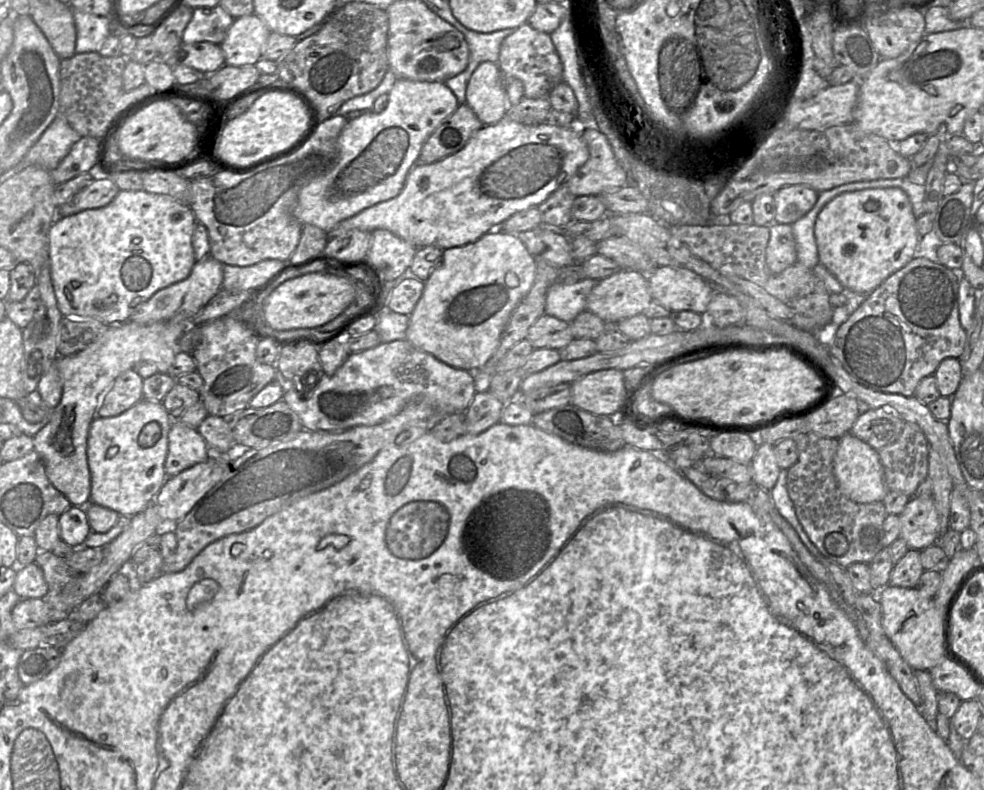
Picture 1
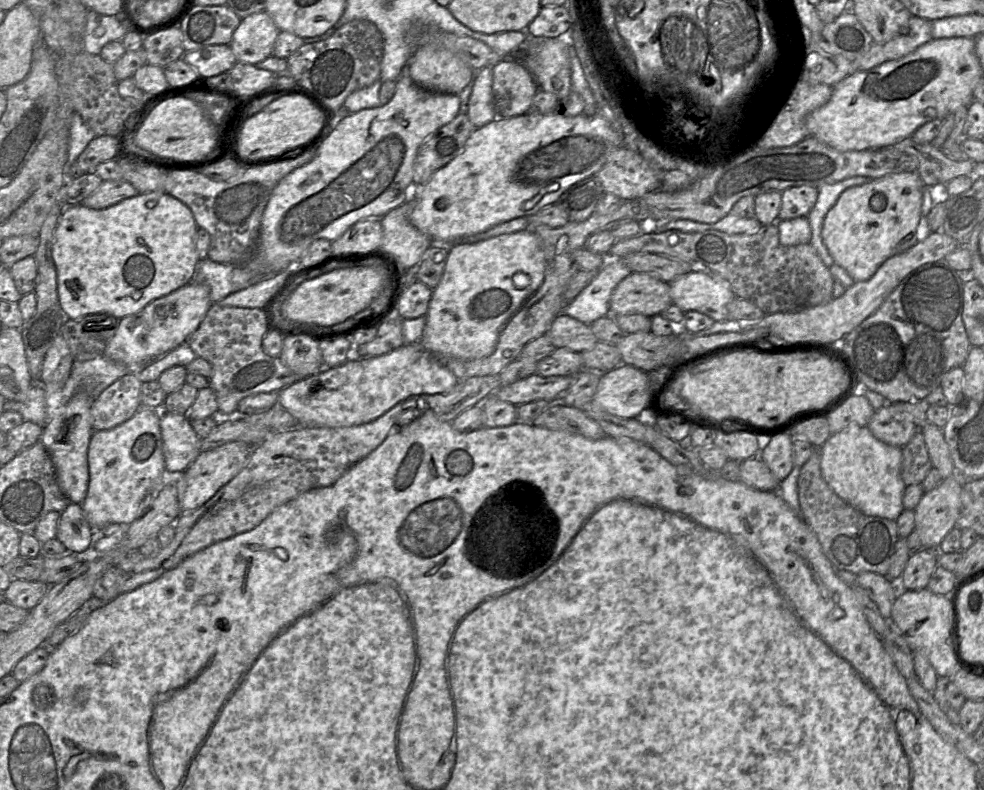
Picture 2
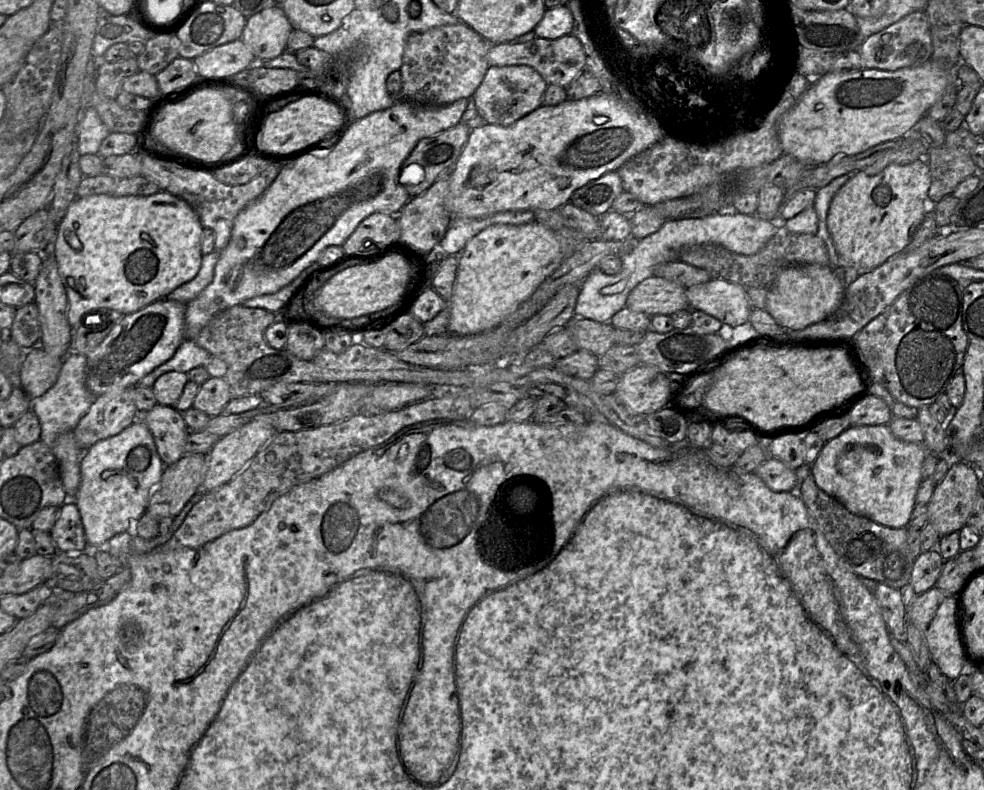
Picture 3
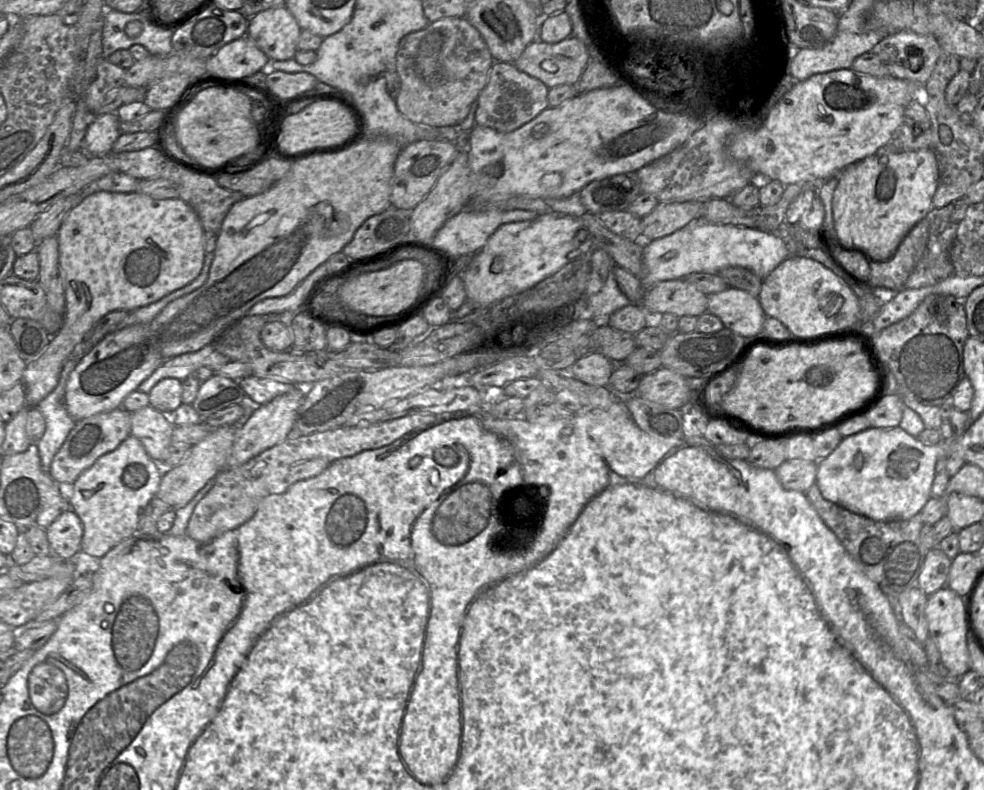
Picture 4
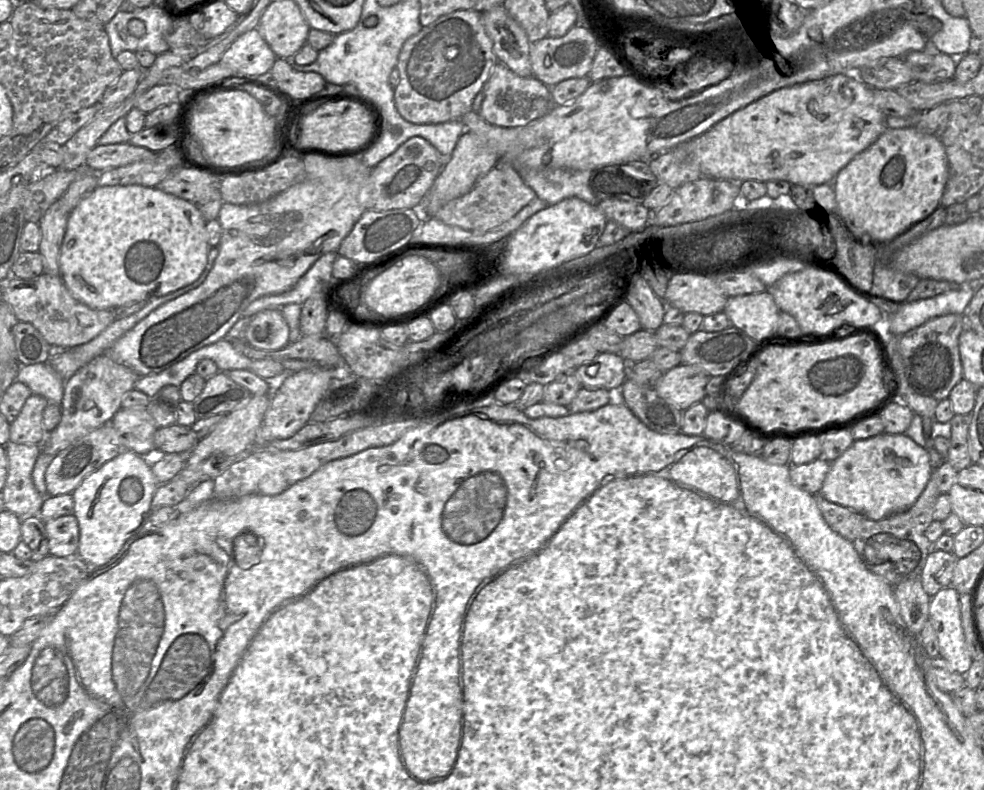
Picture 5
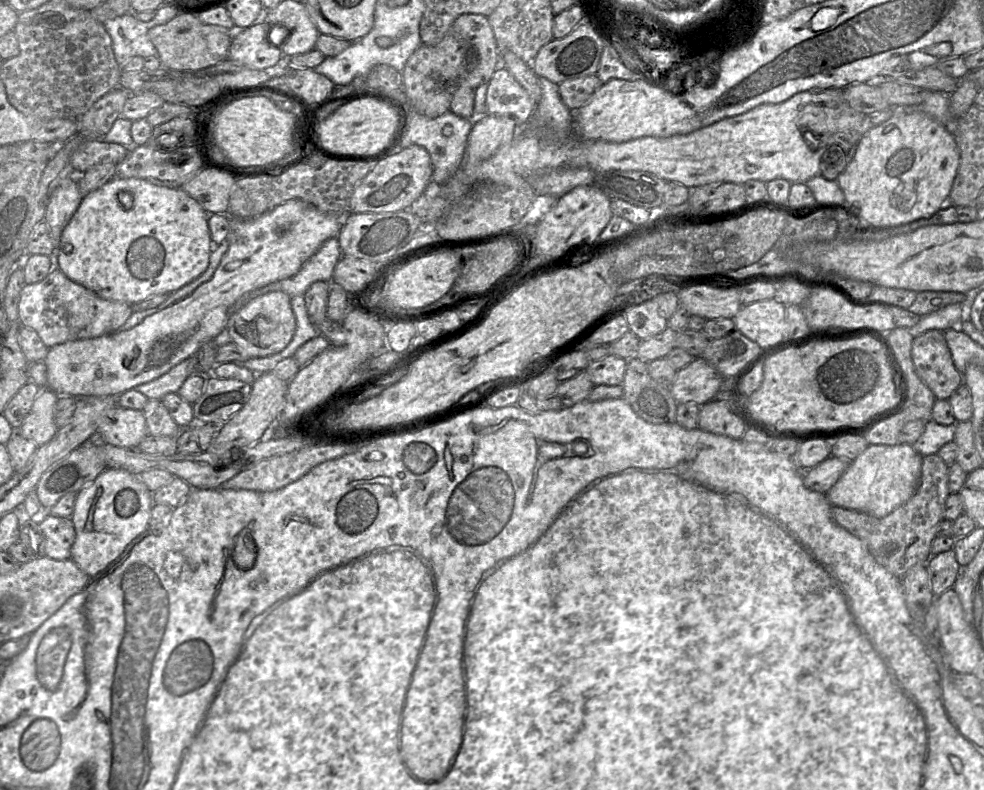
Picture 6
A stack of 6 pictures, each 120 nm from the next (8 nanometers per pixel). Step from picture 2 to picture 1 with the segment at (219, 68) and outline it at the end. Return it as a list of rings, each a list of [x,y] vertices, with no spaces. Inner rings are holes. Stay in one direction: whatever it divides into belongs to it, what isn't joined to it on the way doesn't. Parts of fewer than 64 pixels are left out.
[[[208,41],[184,43],[182,42],[170,52],[159,55],[152,61],[164,62],[170,67],[185,65],[212,74],[223,65],[225,58],[219,44]]]

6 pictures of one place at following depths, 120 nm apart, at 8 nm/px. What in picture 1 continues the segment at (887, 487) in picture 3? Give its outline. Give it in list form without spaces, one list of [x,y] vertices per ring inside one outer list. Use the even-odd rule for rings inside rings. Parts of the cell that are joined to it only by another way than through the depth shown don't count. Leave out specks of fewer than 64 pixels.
[[[850,432],[838,439],[838,448],[833,461],[833,472],[839,490],[856,503],[882,502],[888,493],[877,450],[856,438]]]

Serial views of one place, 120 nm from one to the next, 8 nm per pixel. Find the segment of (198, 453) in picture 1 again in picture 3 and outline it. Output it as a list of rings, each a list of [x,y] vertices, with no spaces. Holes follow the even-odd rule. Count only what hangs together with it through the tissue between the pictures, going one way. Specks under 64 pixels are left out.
[[[156,404],[137,420],[144,421],[151,432],[164,466],[173,465],[182,458],[186,438],[191,432],[184,422],[183,413],[174,407]]]

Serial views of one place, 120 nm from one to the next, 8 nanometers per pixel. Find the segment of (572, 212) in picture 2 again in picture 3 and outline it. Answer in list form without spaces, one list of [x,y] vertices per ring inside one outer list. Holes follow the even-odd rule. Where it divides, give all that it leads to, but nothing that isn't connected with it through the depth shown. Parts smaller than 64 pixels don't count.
[[[613,171],[575,190],[569,202],[598,217],[611,209],[614,200],[622,192],[622,180],[619,174]]]

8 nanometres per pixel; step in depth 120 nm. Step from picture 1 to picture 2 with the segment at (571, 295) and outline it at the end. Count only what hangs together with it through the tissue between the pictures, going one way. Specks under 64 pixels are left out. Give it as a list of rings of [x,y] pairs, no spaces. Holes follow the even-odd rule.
[[[607,254],[607,261],[599,270],[595,278],[568,304],[566,305],[562,312],[565,315],[568,315],[584,324],[590,325],[595,320],[605,317],[610,313],[610,297],[615,289],[615,287],[621,282],[624,278],[630,275],[632,271],[625,264],[622,258],[609,258]]]

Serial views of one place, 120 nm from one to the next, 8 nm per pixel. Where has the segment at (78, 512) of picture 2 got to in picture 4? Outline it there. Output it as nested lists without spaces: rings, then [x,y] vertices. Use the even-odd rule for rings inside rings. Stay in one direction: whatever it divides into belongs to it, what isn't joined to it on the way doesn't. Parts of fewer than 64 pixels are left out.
[[[72,509],[62,513],[45,531],[51,554],[70,559],[81,550],[82,522]]]

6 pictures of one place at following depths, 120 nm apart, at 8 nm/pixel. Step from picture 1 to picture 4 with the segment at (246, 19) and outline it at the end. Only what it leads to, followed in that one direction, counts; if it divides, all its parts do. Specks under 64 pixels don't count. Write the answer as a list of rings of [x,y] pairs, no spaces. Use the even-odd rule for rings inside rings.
[[[272,7],[258,12],[248,20],[246,35],[269,59],[294,58],[301,27],[287,9]]]

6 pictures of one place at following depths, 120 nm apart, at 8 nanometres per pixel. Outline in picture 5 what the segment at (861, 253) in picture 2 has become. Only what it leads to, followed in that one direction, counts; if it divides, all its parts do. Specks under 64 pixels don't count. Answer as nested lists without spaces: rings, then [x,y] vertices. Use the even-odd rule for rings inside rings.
[[[913,127],[887,128],[830,183],[847,229],[862,243],[885,246],[939,206],[948,181],[948,158],[939,137]]]

